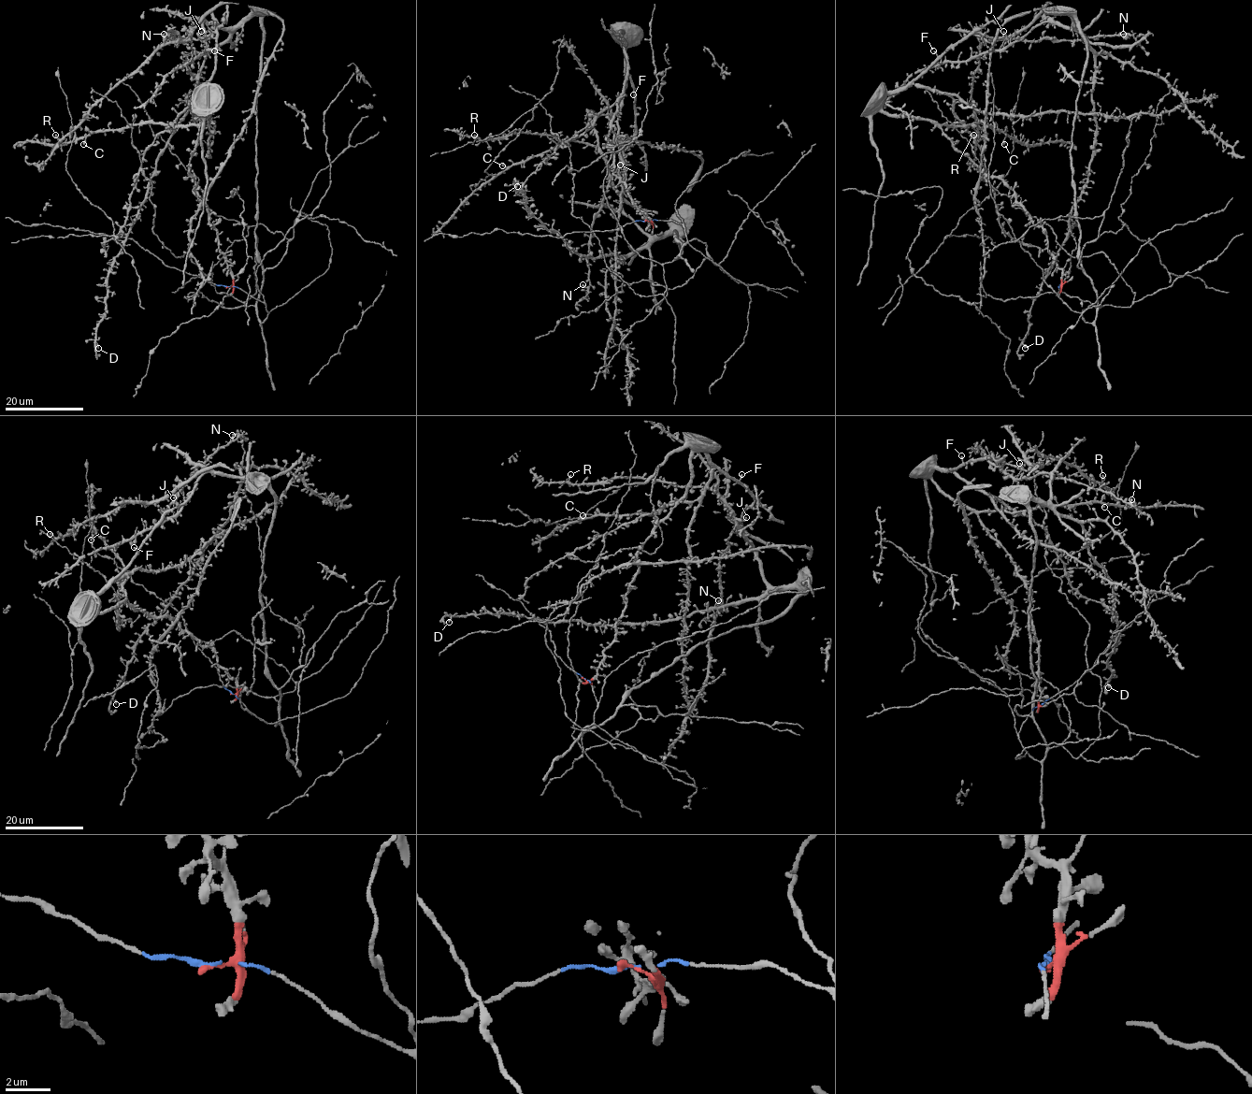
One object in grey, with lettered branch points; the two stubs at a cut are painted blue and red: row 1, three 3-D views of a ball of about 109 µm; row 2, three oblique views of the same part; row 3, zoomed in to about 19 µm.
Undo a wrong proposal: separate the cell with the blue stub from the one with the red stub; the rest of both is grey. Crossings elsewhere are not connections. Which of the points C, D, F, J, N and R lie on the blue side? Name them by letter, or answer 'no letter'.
D, R

